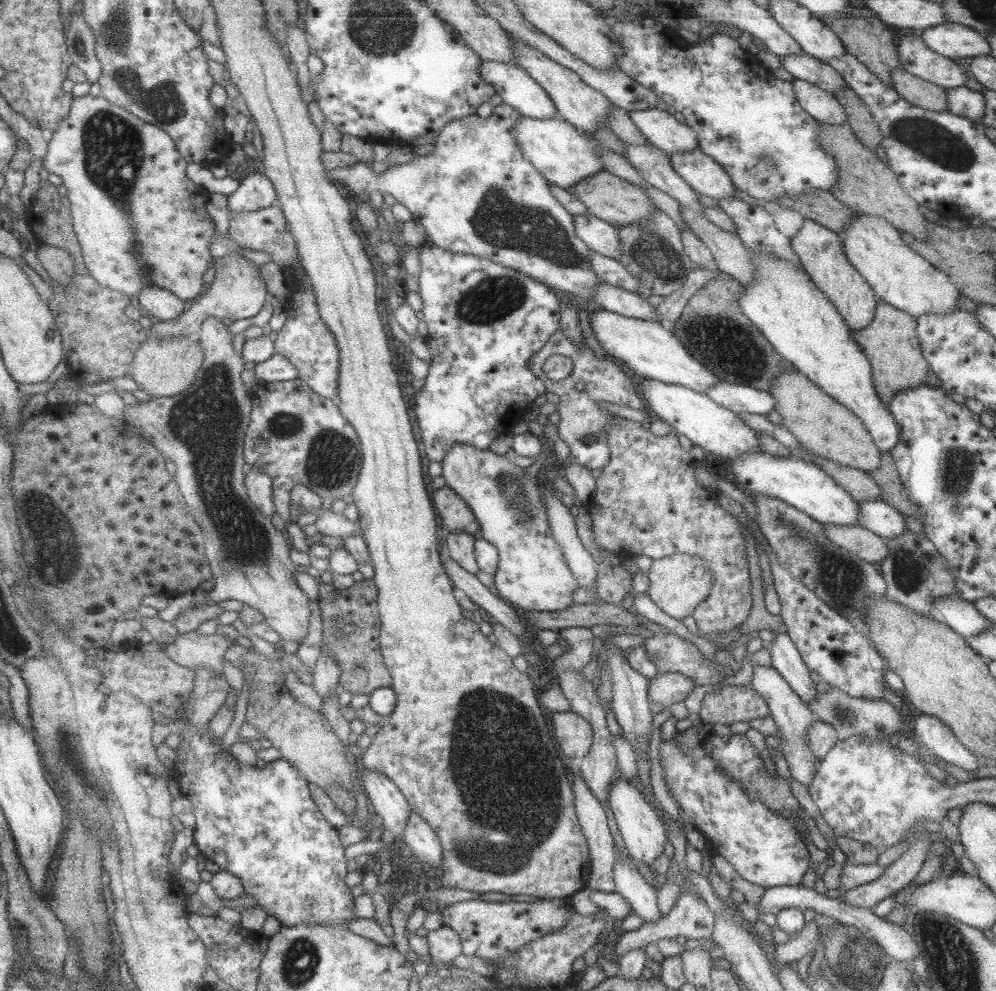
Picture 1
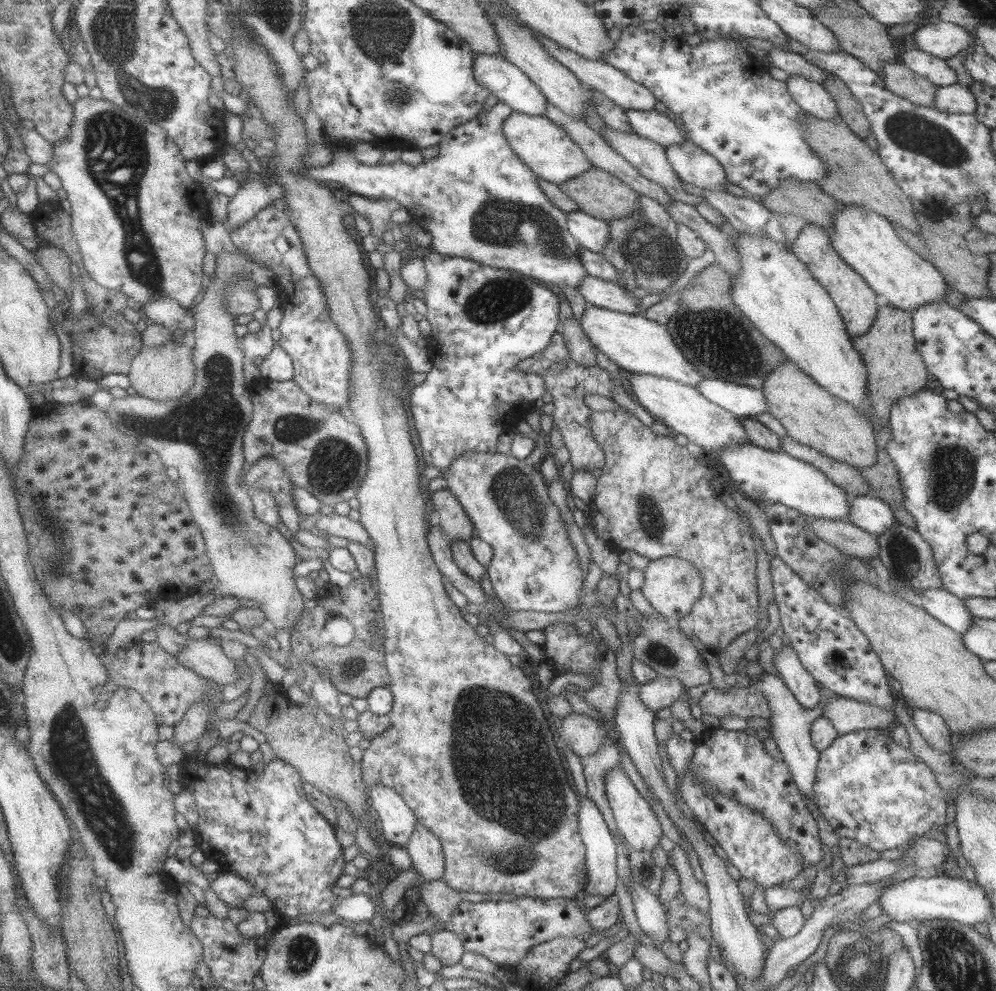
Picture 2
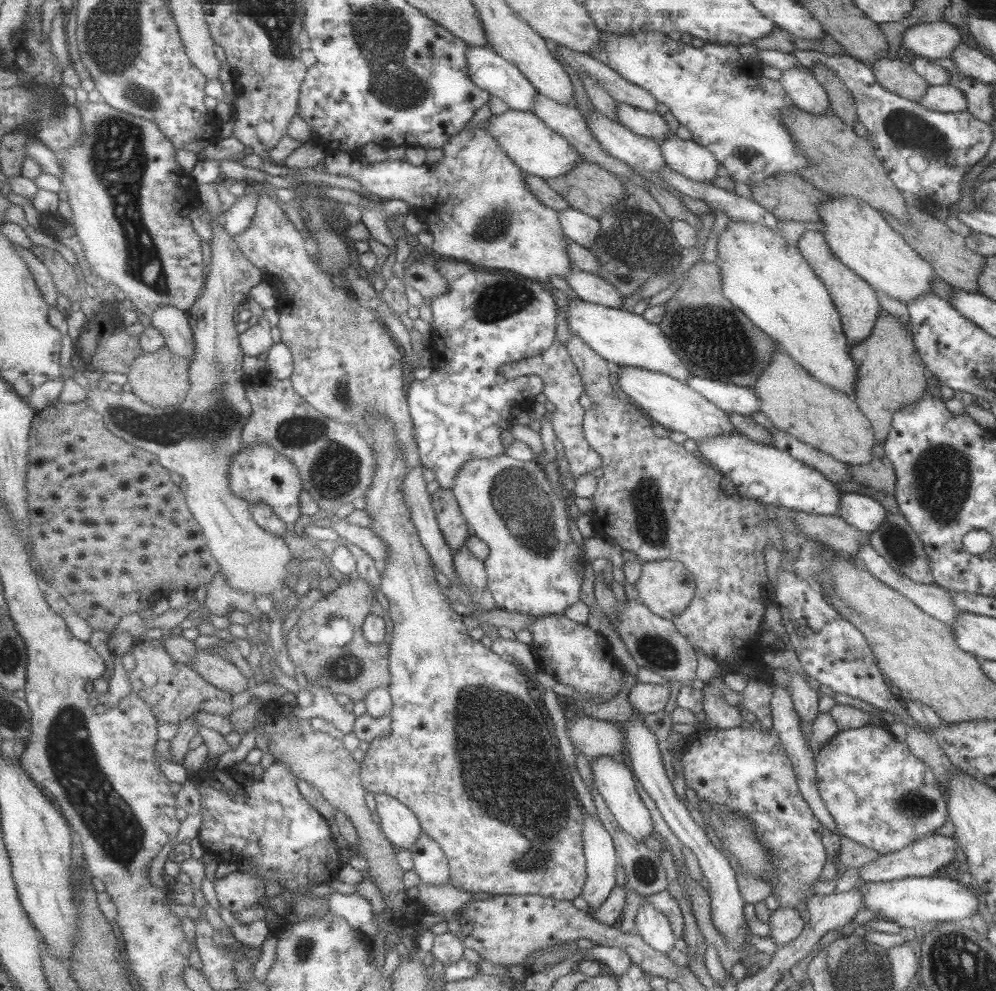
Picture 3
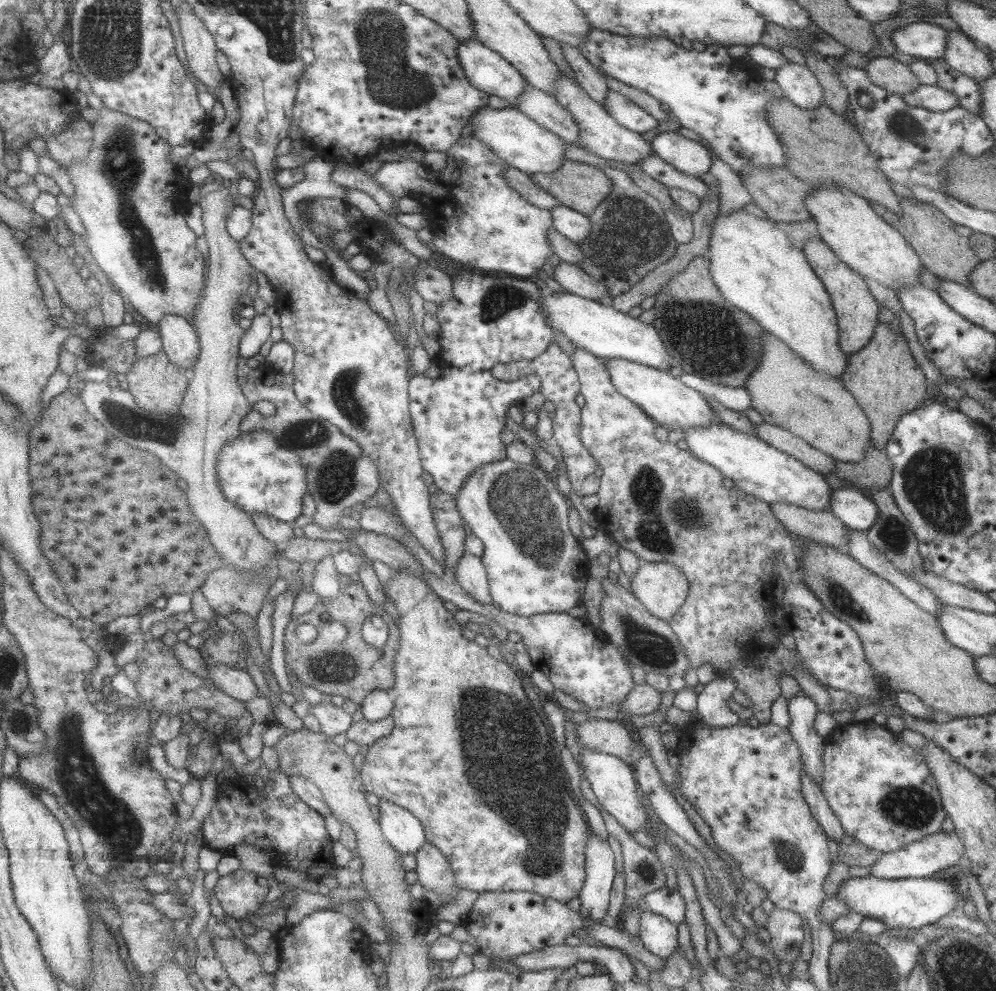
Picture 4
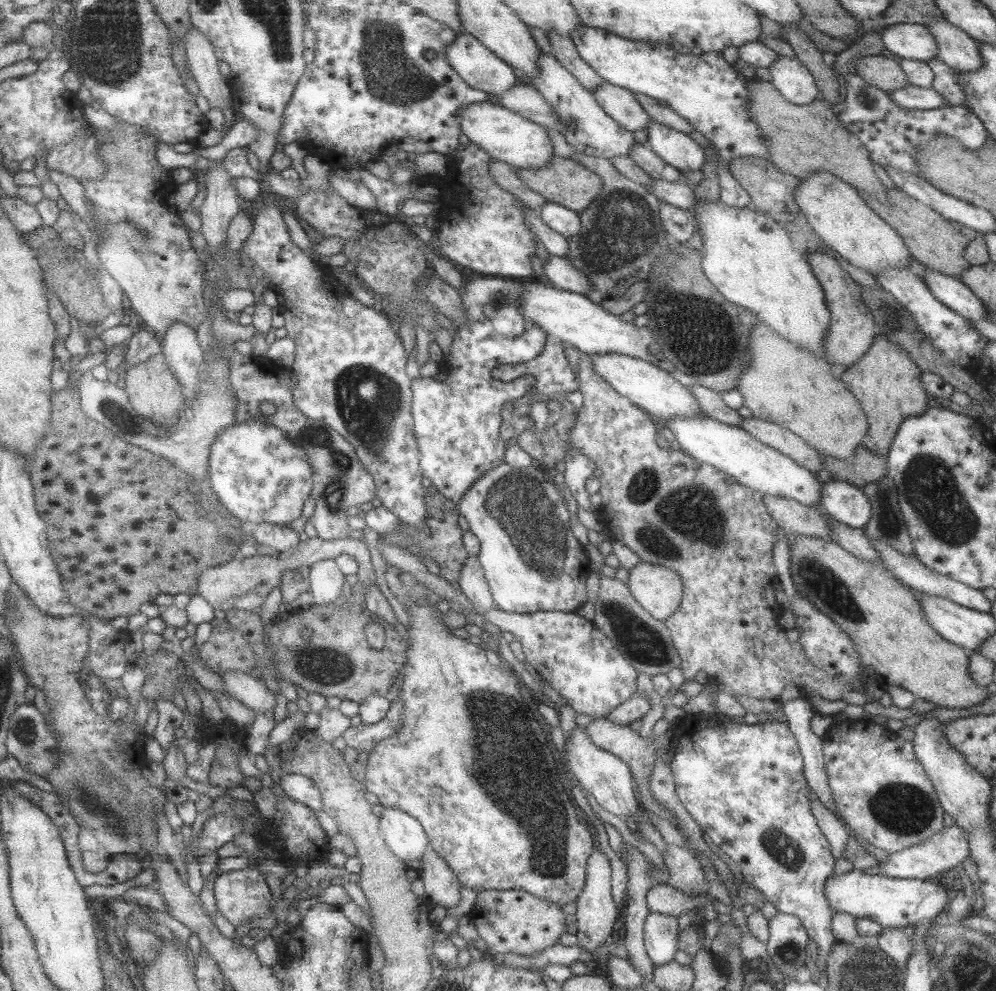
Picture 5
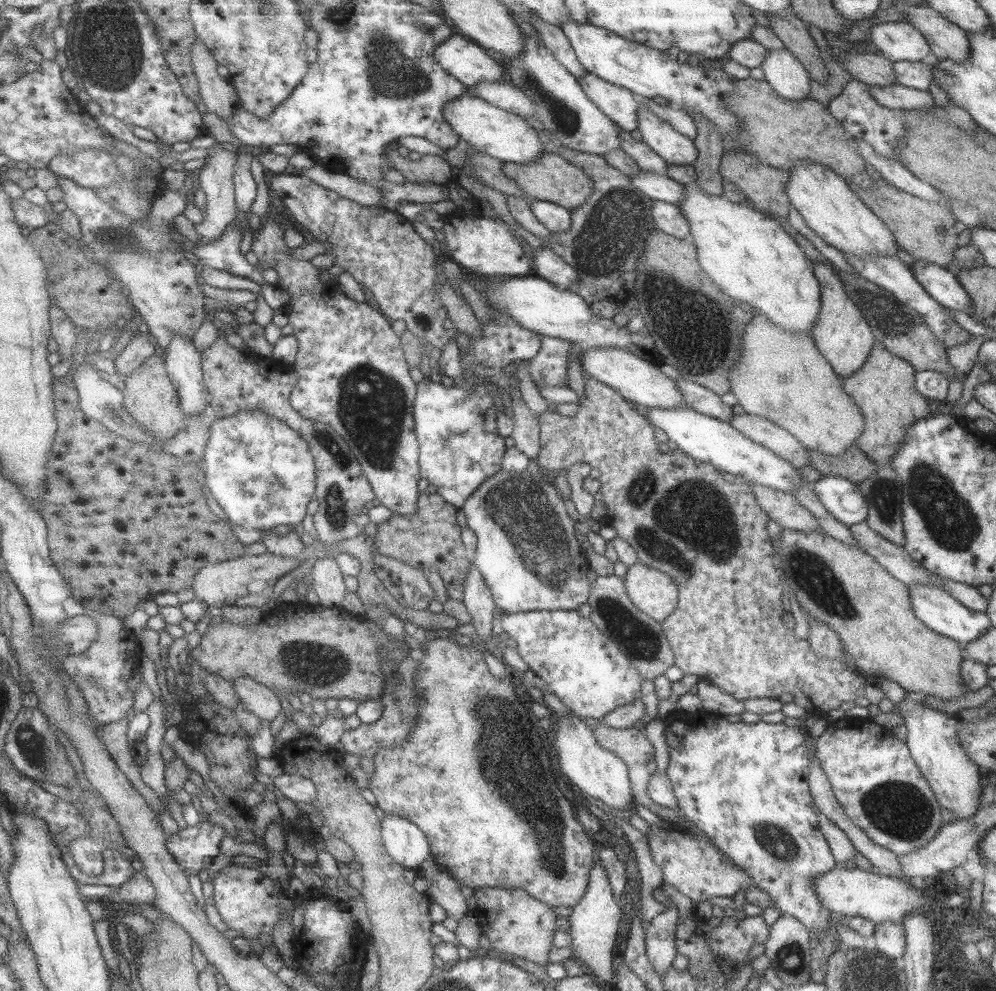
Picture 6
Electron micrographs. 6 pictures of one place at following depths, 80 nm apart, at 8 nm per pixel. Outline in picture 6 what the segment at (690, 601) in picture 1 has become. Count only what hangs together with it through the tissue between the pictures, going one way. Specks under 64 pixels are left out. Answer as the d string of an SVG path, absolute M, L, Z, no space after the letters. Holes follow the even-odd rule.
M636 562L622 578L632 605L657 623L663 622L678 601L675 583L669 575Z

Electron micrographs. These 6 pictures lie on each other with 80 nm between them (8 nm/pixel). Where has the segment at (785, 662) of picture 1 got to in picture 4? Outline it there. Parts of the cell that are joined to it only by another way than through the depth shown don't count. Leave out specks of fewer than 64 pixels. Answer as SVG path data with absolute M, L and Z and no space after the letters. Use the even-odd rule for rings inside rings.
M802 691L787 701L787 732L798 746L801 762L809 779L820 787L823 775L823 739L814 731L815 703Z

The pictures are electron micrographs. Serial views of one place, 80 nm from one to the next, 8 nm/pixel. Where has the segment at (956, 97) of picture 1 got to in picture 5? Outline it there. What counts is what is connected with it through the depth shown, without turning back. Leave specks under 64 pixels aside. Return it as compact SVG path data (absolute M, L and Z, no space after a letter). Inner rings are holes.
M908 85L899 90L889 90L888 97L897 106L907 110L931 110L943 107L944 98L933 88Z

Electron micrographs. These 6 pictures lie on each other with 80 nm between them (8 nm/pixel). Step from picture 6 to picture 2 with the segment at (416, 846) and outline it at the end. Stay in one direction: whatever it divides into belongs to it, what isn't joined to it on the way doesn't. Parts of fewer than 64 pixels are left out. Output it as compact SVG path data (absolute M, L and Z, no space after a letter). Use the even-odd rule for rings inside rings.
M375 785L367 790L367 797L381 823L381 838L385 845L403 847L416 825L413 811L390 788Z

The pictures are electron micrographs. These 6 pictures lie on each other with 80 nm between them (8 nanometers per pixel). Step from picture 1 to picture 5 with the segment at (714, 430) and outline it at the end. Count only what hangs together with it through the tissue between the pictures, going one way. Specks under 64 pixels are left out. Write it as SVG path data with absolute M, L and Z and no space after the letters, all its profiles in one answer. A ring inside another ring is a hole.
M593 354L594 373L607 381L611 388L627 398L628 402L647 412L658 423L671 417L694 417L703 415L687 387L675 380L669 372L650 362L624 354Z

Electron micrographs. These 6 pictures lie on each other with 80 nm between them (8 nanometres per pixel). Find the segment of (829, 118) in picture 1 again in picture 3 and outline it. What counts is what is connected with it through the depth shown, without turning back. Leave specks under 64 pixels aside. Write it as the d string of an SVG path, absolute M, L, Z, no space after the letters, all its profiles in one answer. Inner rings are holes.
M797 68L783 70L778 82L795 107L811 114L823 114L829 109L825 90L810 72Z

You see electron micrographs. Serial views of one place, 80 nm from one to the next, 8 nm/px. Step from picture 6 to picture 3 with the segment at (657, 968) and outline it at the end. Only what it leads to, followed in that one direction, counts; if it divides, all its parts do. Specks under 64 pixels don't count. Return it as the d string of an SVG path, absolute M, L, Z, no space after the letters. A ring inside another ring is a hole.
M643 900L634 918L634 931L653 950L667 954L673 948L675 935L666 916Z

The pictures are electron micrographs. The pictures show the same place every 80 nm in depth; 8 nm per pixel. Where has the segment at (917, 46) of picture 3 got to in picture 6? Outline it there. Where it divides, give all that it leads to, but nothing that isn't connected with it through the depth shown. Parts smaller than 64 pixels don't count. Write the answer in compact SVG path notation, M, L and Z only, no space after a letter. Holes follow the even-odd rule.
M906 22L873 24L865 40L873 44L877 54L891 62L899 60L915 62L931 56L931 50L923 35Z

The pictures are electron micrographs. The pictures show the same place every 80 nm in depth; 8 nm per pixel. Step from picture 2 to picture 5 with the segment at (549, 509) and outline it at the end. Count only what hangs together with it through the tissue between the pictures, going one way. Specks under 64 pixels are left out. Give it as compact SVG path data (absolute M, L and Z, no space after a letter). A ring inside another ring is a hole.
M502 462L493 470L484 472L474 484L467 489L467 492L461 497L461 501L457 504L458 513L467 521L469 531L479 540L478 559L481 569L483 569L484 578L488 584L494 606L506 613L534 613L537 611L560 610L563 612L576 611L587 600L587 588L585 580L592 572L584 546L573 537L571 528L569 528L570 514L567 512L566 504L561 496L561 491L551 484L547 479L547 474L544 469L535 468L532 466L525 467L521 471L513 468L510 464Z

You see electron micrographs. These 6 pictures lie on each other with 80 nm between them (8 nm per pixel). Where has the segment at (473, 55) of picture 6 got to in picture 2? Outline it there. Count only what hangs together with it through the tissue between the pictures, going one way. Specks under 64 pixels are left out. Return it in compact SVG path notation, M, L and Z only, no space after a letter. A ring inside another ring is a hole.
M474 53L473 58L473 77L479 85L487 89L491 95L497 97L499 102L507 104L511 110L528 114L529 116L541 116L544 111L547 99L543 94L539 93L537 86L521 70L519 67L511 65L507 60L500 56L487 56L487 54Z

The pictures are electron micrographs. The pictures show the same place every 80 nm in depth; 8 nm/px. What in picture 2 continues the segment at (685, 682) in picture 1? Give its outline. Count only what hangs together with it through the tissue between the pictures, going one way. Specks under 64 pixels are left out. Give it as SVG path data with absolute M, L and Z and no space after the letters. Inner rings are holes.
M658 674L655 680L640 684L638 697L643 706L655 713L679 700L681 689L685 688L676 678L667 678Z

